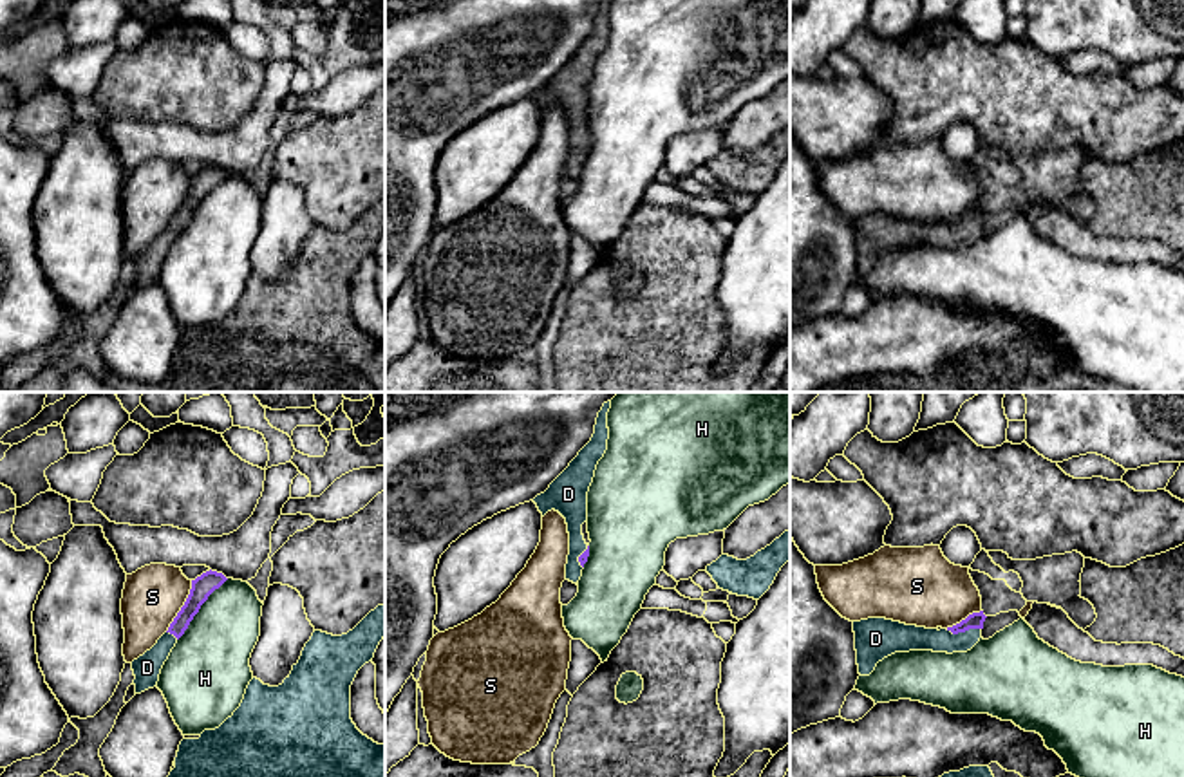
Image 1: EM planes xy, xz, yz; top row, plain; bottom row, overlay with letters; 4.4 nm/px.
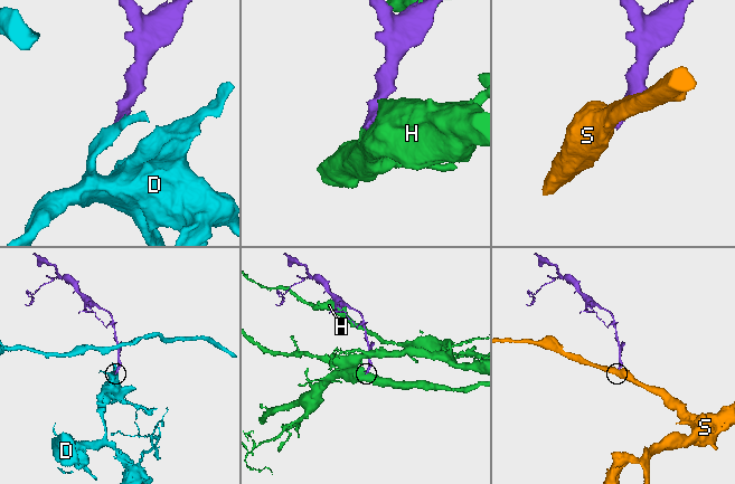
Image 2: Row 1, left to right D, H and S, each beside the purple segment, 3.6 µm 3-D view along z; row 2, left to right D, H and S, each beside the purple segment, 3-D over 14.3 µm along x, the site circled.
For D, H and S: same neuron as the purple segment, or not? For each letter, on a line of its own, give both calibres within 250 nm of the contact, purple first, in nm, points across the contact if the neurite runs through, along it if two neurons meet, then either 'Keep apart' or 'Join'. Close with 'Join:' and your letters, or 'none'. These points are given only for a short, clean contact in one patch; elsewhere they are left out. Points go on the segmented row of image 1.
D: Thickness 70 nm (purple) against 110 nm. Path across: yz (975, 620), (962, 631), (955, 638), (908, 638). Join
H: Thickness 100 nm (purple) against 360 nm. Boundary: xy (228, 579), (208, 597), (178, 640). Keep apart
S: Thickness 100 nm (purple) against 260 nm. Boundary: xy (192, 580), (185, 604), (165, 631). Keep apart
Join: D

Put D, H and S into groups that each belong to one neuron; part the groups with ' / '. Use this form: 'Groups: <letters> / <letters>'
Groups: D / H / S

